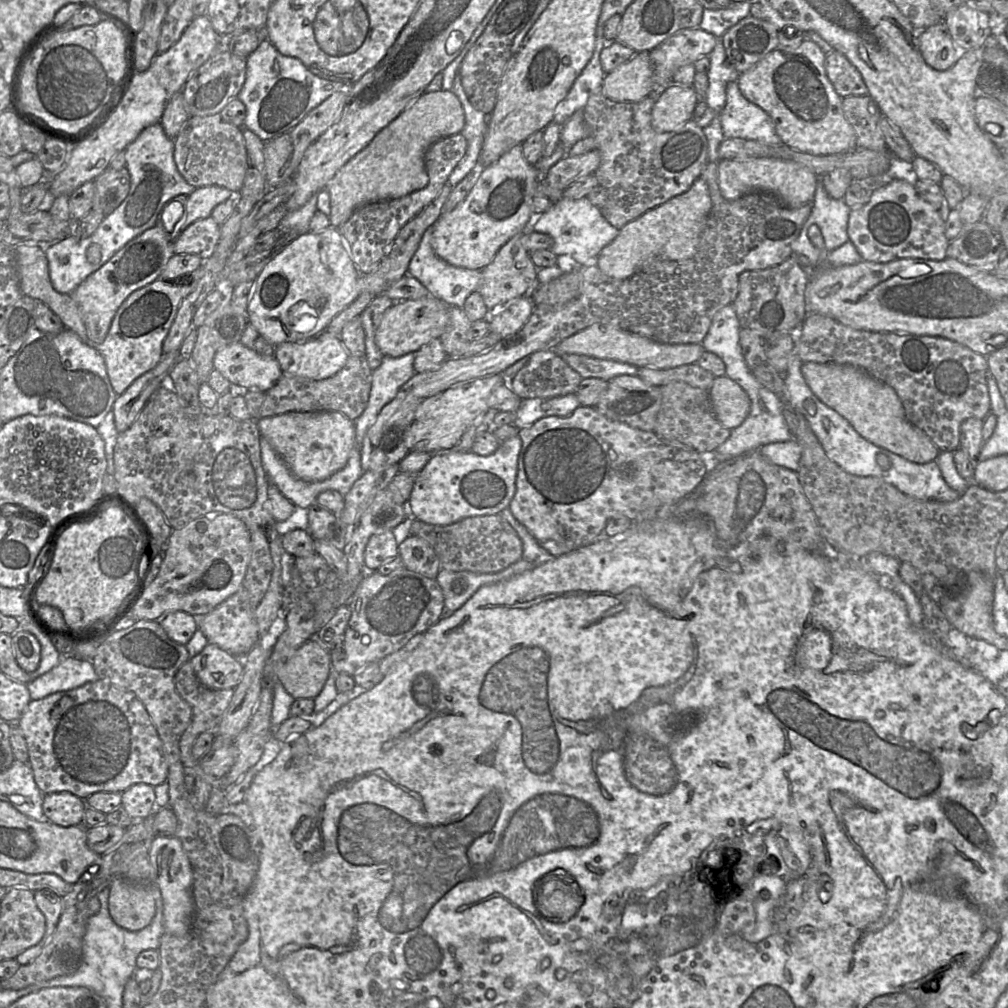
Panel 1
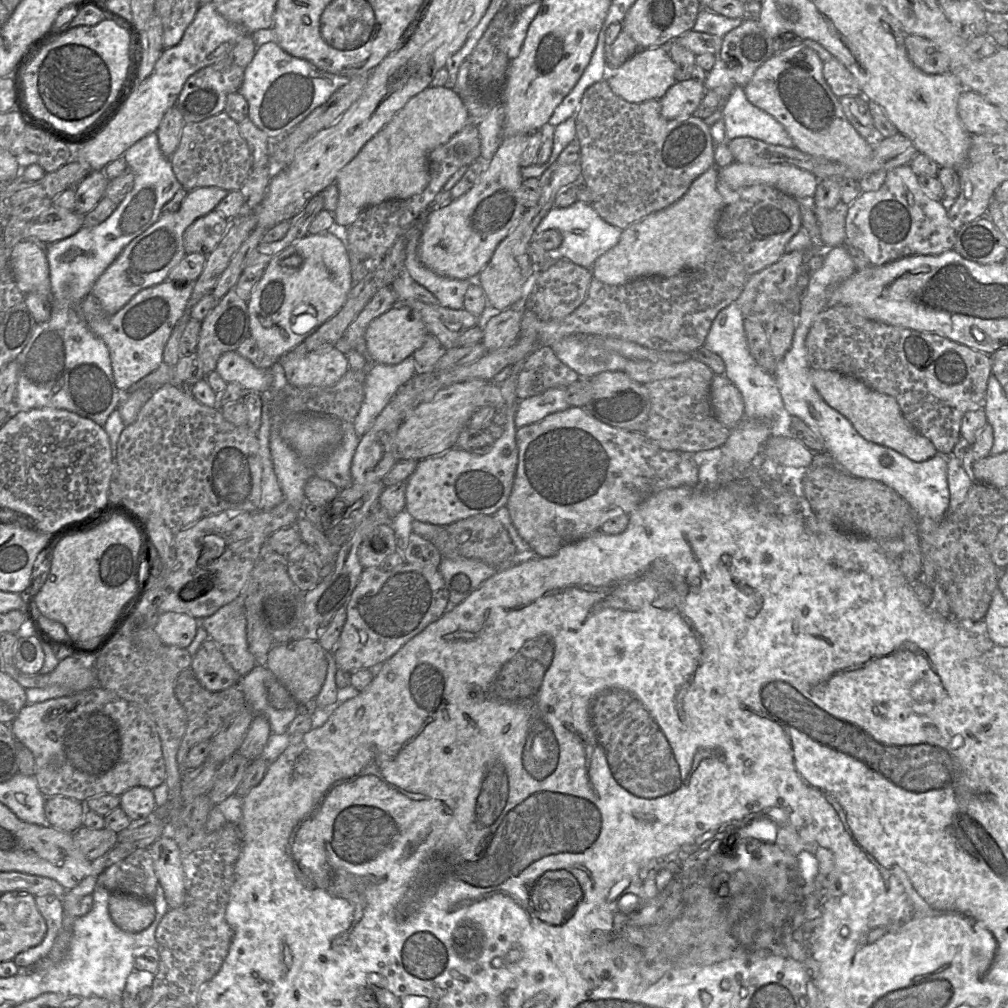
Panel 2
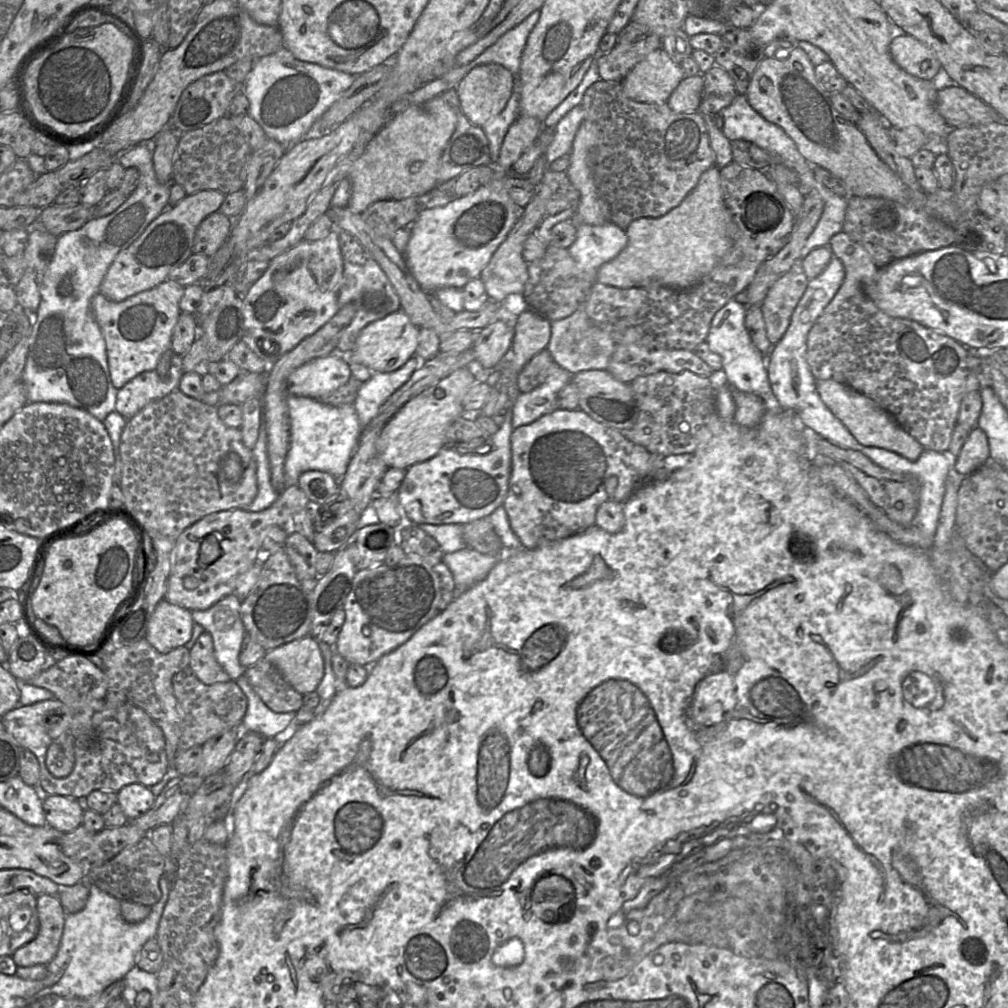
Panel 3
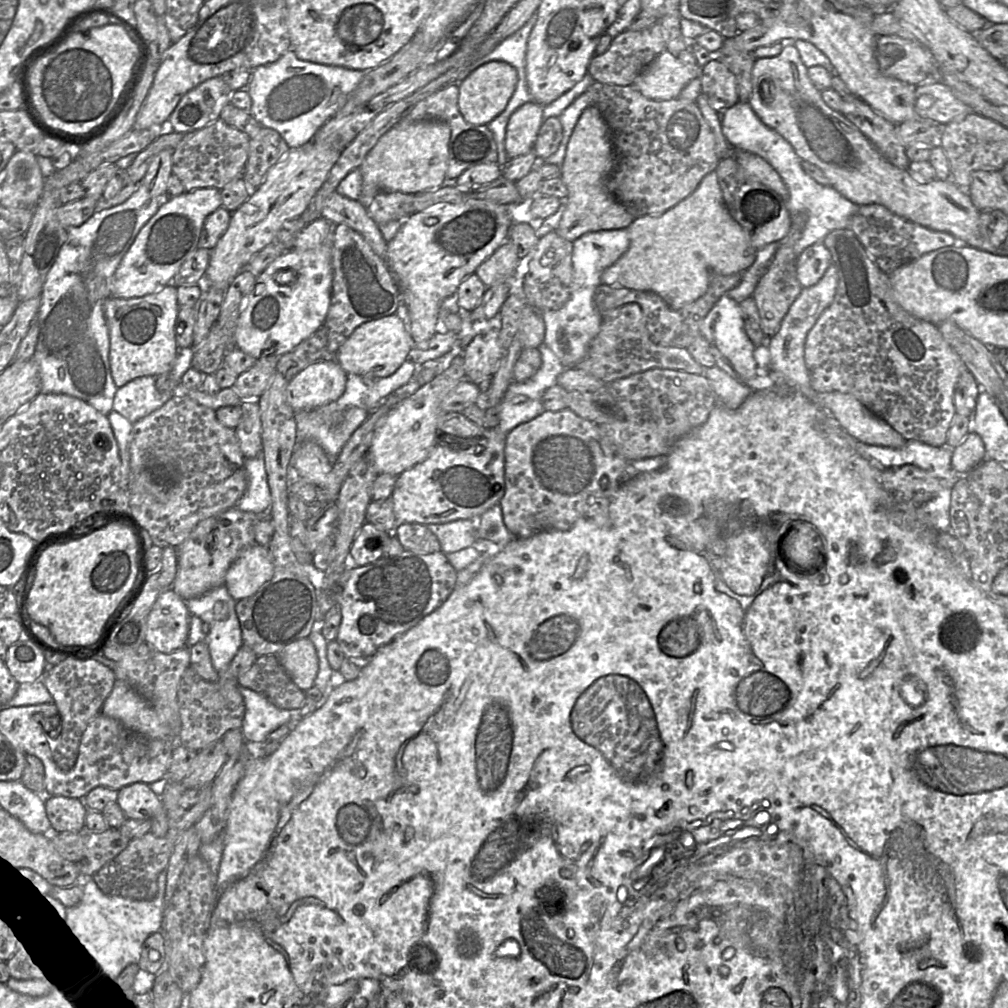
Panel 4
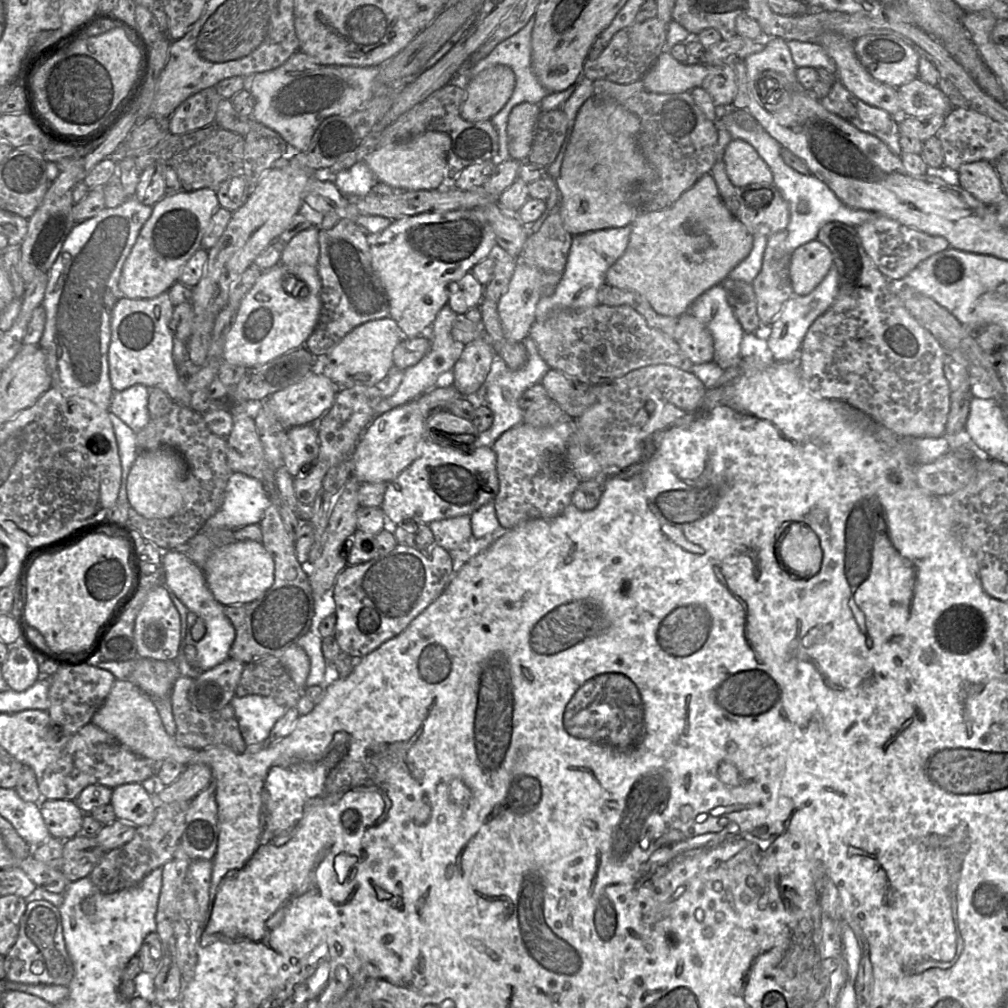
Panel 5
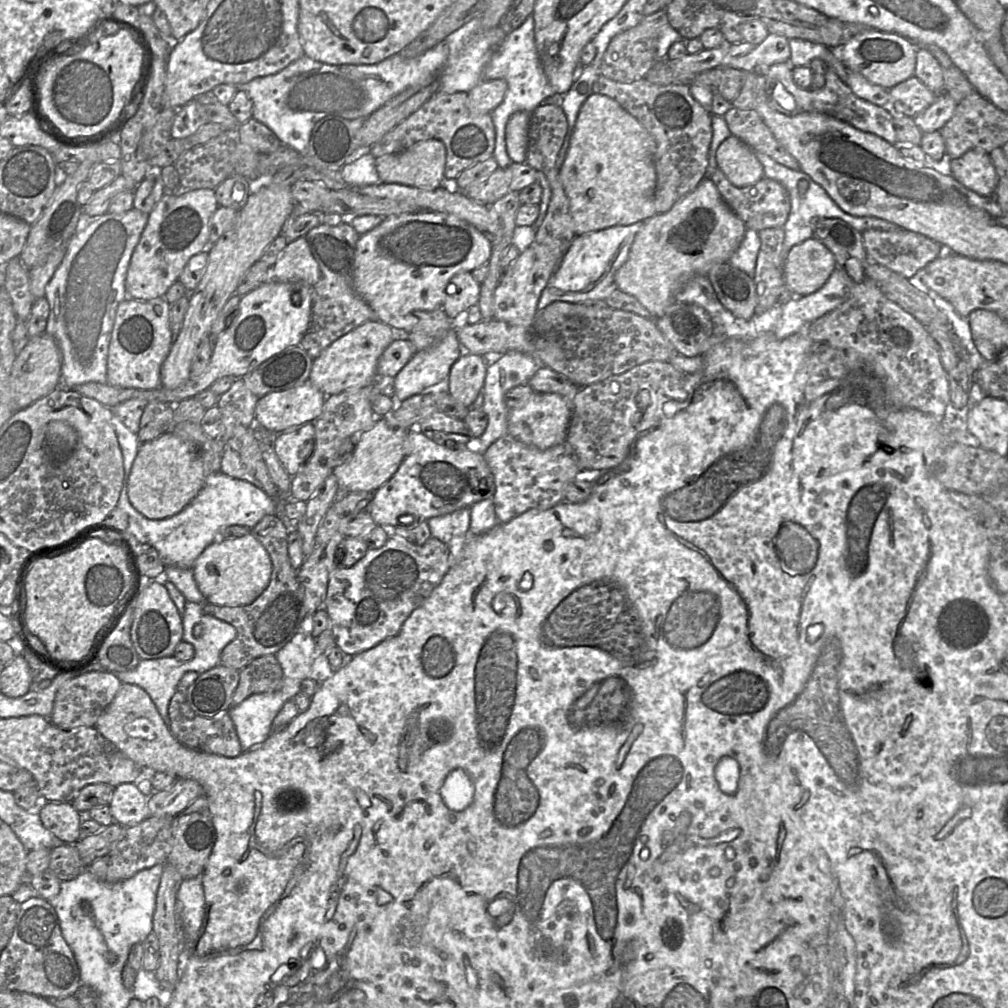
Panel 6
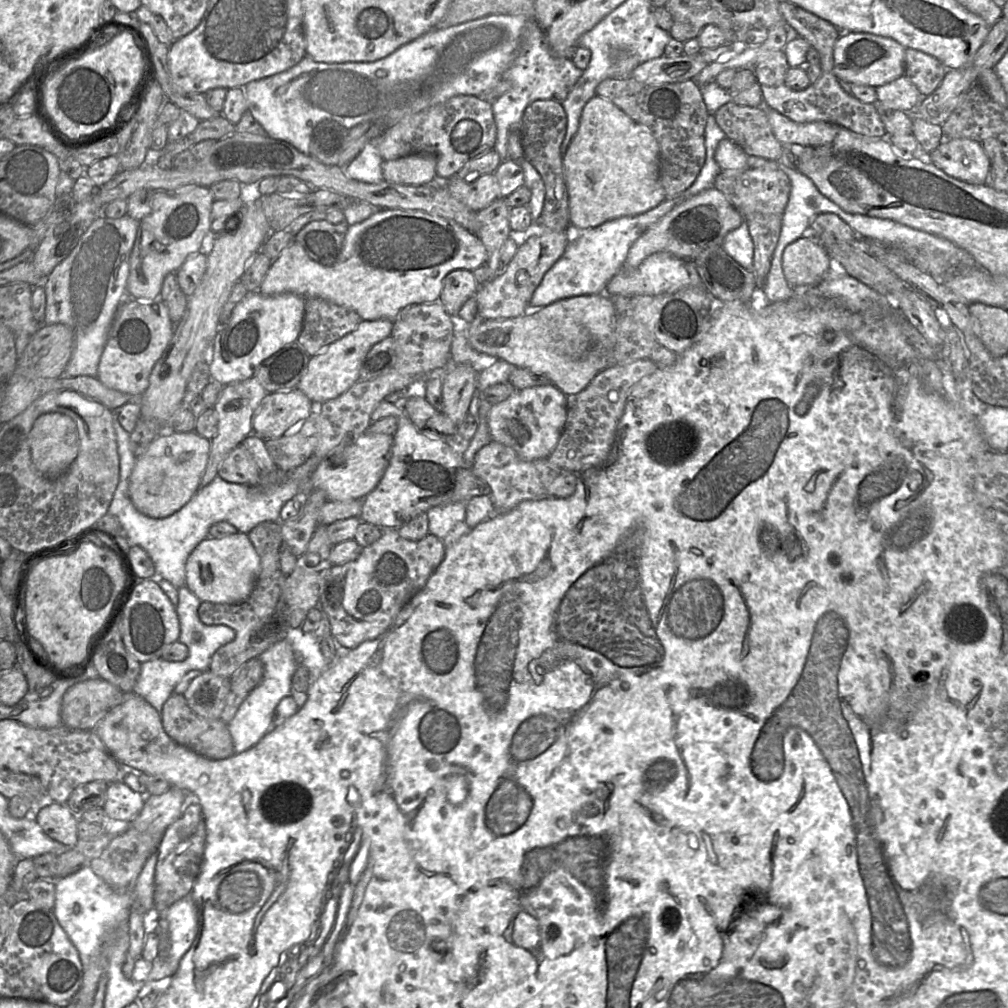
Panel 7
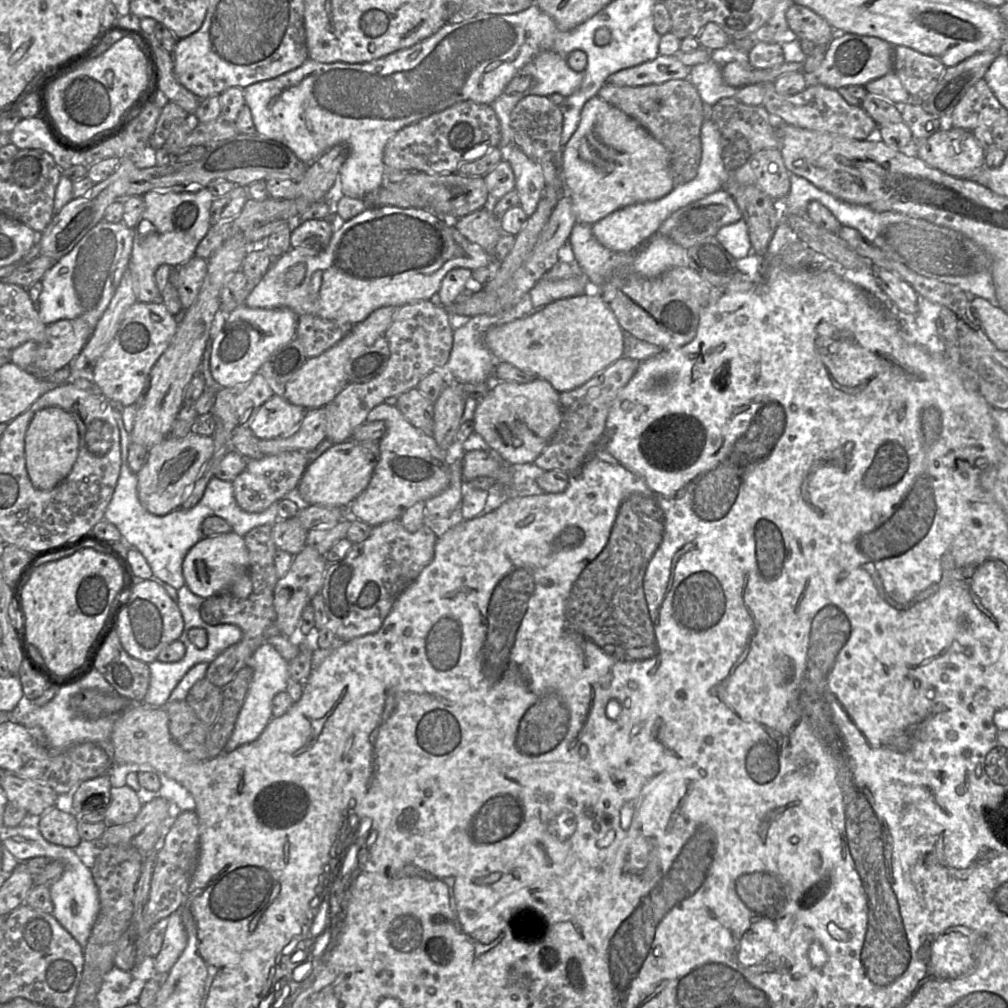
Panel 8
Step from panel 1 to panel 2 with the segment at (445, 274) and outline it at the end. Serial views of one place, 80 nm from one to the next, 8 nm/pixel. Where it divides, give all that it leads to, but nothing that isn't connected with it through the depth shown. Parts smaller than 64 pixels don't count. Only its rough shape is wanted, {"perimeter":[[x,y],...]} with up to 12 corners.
{"perimeter":[[422,220],[404,233],[405,268],[441,306],[461,310],[476,280],[441,276],[418,257]]}

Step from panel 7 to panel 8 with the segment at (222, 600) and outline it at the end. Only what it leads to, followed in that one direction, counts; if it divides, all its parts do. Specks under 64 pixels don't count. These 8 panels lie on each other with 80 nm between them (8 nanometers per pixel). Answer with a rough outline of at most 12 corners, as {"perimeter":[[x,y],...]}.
{"perimeter":[[203,537],[182,563],[204,599],[253,589],[244,537]]}

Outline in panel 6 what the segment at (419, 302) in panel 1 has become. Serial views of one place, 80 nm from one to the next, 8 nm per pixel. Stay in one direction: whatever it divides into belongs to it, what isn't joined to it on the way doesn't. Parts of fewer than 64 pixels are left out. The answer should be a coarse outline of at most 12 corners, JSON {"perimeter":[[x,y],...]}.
{"perimeter":[[366,321],[313,360],[309,382],[326,396],[369,385],[393,340]]}

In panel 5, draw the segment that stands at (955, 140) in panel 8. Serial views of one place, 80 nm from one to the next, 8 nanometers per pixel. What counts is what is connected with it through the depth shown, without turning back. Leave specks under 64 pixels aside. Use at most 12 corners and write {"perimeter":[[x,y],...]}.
{"perimeter":[[994,163],[963,164],[957,183],[985,205],[1005,195]]}

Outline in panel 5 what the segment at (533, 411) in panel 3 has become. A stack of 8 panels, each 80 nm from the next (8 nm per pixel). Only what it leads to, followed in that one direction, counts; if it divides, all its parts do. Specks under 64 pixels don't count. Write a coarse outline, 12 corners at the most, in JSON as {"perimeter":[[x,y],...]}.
{"perimeter":[[530,337],[527,362],[509,369],[495,355],[484,382],[491,427],[480,433],[492,446],[523,423],[518,400],[550,370]]}

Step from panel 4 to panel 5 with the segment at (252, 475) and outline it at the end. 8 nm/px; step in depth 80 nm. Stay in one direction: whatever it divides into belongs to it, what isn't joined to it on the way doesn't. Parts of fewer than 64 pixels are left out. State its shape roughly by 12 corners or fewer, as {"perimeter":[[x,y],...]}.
{"perimeter":[[232,473],[220,509],[201,531],[259,524],[263,483]]}

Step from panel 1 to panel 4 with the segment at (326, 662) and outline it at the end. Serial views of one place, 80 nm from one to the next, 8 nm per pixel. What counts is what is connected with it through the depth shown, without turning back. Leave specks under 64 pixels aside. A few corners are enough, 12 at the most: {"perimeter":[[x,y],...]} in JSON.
{"perimeter":[[308,637],[276,656],[300,690],[313,687],[319,661]]}

